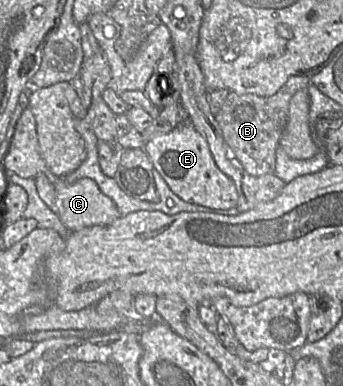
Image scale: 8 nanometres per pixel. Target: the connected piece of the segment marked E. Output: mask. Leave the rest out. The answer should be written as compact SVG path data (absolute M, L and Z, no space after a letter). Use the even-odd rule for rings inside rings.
M190 123L180 124L168 133L146 140L143 149L156 172L185 202L213 209L236 207L239 196L234 182L218 168L207 141Z

